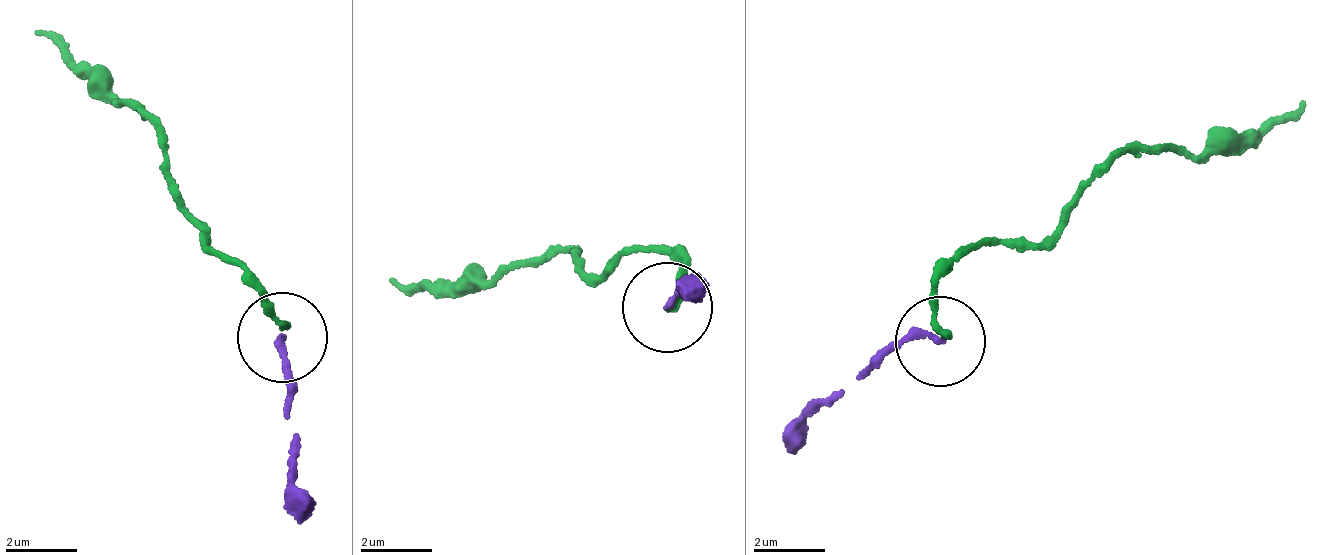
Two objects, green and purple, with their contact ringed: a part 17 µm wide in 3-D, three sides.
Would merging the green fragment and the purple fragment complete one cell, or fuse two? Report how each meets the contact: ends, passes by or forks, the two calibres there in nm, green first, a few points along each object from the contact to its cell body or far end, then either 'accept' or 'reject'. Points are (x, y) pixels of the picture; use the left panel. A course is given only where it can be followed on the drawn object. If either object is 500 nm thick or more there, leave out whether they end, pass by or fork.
green ends there; purple ends there; 170 nm thick on the green side, 200 nm on the other; green runs (285, 331), (252, 287), (219, 262), (185, 215), (155, 115), (110, 92), (34, 28); purple runs (285, 339), (278, 347), (296, 433), (296, 522); accept

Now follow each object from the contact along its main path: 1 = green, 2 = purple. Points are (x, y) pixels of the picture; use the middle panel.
1: (673, 306), (678, 257), (644, 247), (583, 270), (567, 254), (484, 280), (389, 279)
2: (668, 310), (680, 286), (698, 284), (684, 289)

